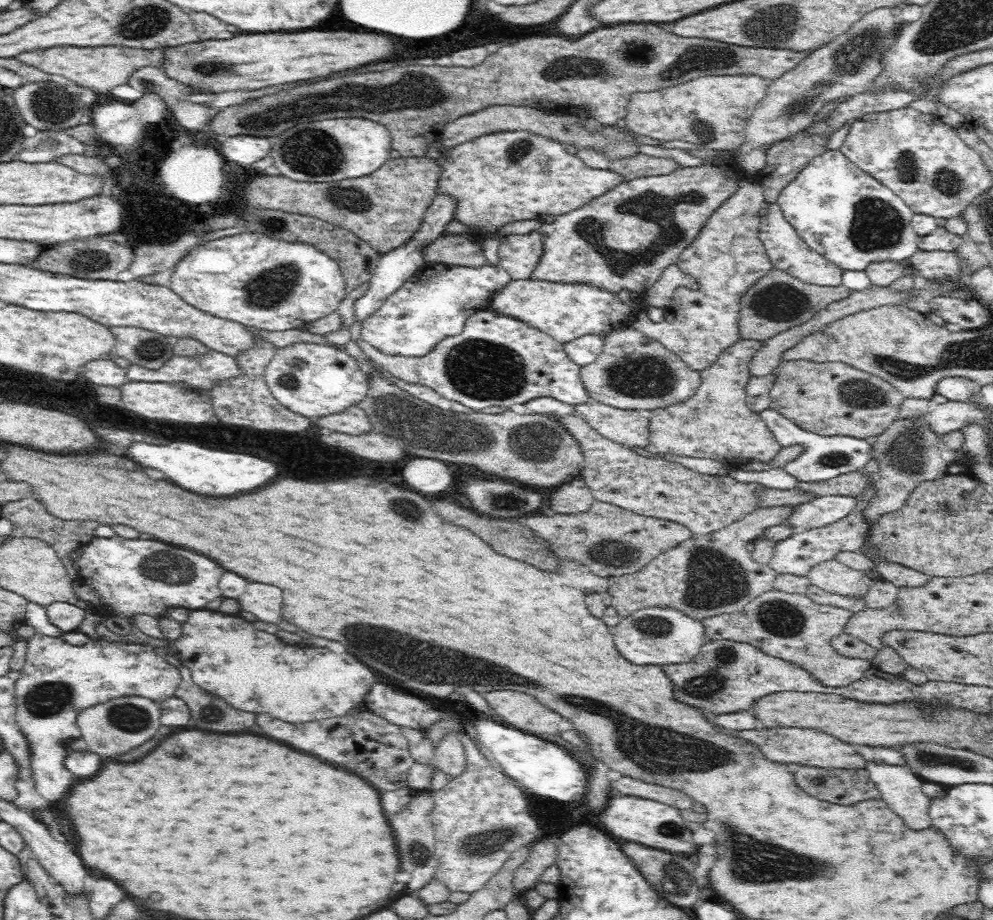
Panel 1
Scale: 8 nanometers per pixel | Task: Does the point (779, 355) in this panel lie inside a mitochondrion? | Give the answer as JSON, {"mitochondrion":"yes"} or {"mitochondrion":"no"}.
{"mitochondrion":"no"}

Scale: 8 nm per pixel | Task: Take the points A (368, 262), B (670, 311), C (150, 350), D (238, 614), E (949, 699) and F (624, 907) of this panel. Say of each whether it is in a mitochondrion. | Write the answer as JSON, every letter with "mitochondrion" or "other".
{"A":"other","B":"other","C":"mitochondrion","D":"other","E":"other","F":"other"}

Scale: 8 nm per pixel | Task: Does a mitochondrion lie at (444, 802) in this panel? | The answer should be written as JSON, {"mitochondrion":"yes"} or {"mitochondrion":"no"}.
{"mitochondrion":"no"}

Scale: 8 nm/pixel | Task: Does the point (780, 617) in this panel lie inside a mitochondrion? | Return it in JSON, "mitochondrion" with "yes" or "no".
{"mitochondrion":"yes"}

